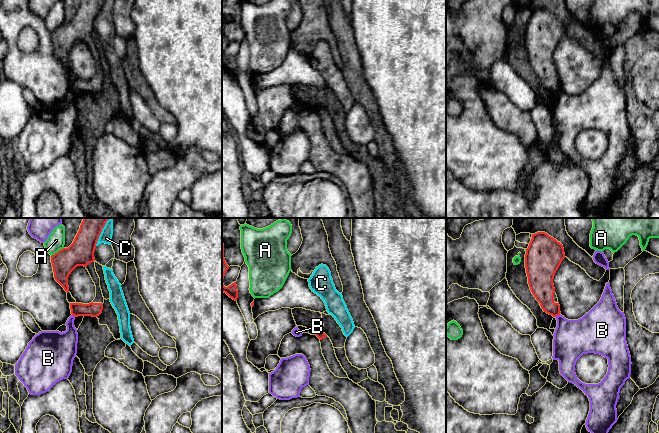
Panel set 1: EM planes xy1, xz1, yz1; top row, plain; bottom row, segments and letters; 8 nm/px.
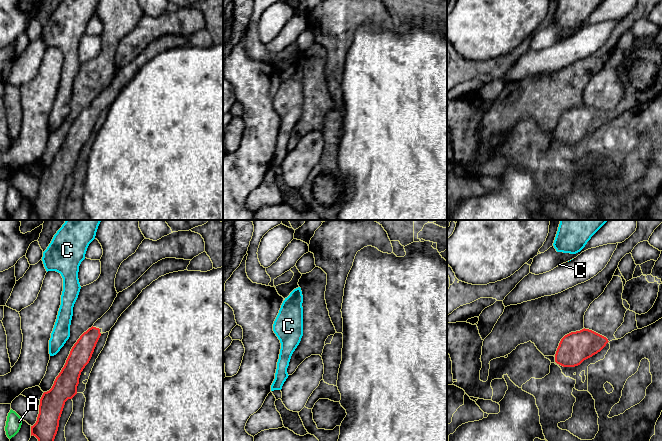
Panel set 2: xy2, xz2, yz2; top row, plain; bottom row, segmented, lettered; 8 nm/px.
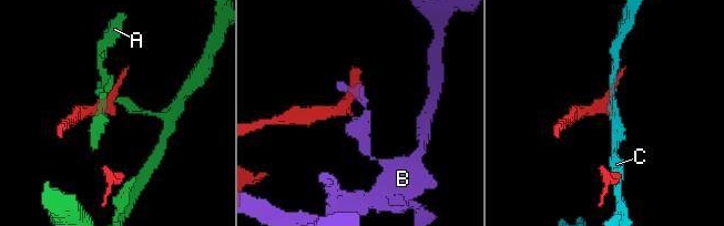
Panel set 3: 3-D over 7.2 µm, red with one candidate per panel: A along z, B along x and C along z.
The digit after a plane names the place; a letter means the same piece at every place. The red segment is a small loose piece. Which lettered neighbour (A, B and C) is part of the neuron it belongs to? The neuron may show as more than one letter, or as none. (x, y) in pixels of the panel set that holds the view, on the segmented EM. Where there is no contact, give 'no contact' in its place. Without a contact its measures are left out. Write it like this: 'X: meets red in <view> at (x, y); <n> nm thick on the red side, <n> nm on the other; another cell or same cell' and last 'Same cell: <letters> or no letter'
A: meets red in xy1 at (58, 251); 200 nm thick on the red side, 140 nm on the other; another cell
B: meets red in yz1 at (557, 315); 180 nm thick on the red side, 300 nm on the other; another cell
C: meets red in xy1 at (101, 231); 200 nm thick on the red side, 100 nm on the other; another cell
Same cell: no letter

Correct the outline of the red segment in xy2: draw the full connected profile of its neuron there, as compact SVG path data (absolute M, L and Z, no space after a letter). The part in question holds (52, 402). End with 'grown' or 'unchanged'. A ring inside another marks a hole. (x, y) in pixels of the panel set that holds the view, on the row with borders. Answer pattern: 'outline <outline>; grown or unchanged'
outline M176 258L162 259L153 264L130 287L117 294L110 309L74 344L52 388L43 393L37 421L31 426L31 436L35 436L38 441L54 441L65 402L77 394L81 372L89 363L101 334L111 330L121 314L143 289L161 276L186 270L190 261Z; grown

